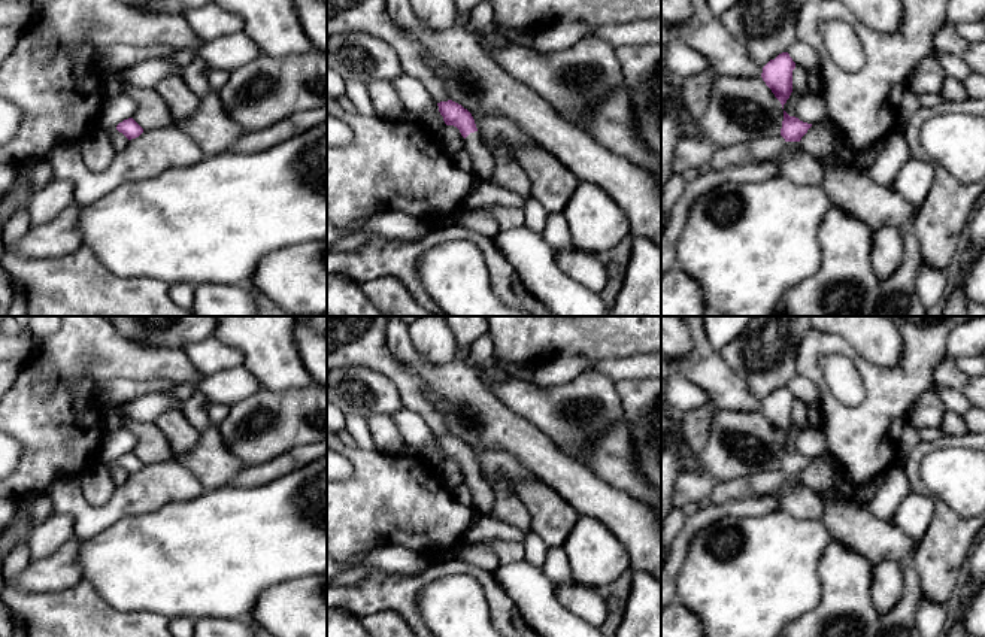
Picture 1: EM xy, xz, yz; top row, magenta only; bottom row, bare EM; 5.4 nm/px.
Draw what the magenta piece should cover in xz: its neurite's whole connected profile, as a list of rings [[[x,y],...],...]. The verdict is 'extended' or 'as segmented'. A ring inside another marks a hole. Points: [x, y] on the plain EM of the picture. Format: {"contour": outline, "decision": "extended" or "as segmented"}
{"contour": [[[452,434],[440,436],[437,440],[445,458],[457,461],[464,471],[466,485],[473,494],[472,506],[475,512],[479,515],[491,515],[494,492],[490,483],[482,477],[472,448]]], "decision": "extended"}

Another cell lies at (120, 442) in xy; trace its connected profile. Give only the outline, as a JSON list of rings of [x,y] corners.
[[[125,427],[113,433],[106,433],[98,452],[98,461],[103,464],[115,462],[124,454],[133,452],[137,439]]]

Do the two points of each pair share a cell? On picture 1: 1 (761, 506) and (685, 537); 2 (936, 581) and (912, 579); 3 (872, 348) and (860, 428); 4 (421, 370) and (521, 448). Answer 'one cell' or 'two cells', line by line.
1: one cell
2: two cells
3: two cells
4: one cell

